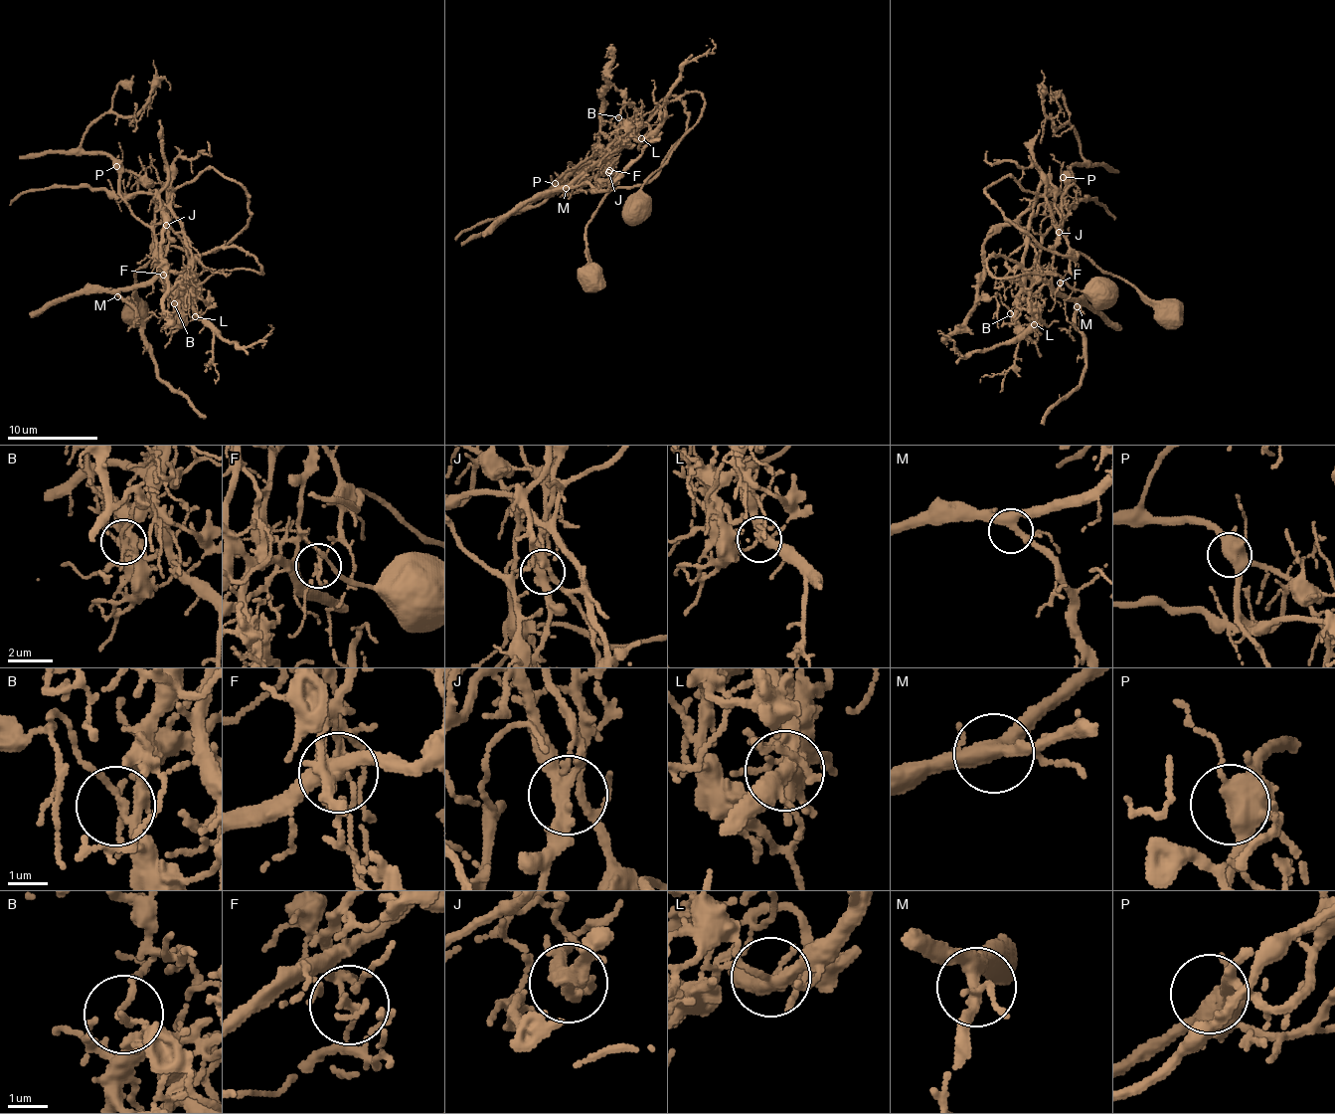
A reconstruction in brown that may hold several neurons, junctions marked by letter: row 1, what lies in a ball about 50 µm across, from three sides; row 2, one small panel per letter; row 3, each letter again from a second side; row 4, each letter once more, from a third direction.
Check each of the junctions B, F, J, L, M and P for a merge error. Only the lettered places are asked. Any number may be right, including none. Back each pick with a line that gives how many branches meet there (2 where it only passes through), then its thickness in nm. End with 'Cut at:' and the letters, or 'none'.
F: Branches: 4. Thickness 120 nm
J: Branches: 5. Thickness 320 nm
L: Branches: 6. Thickness 260 nm
Cut at: F, J, L

